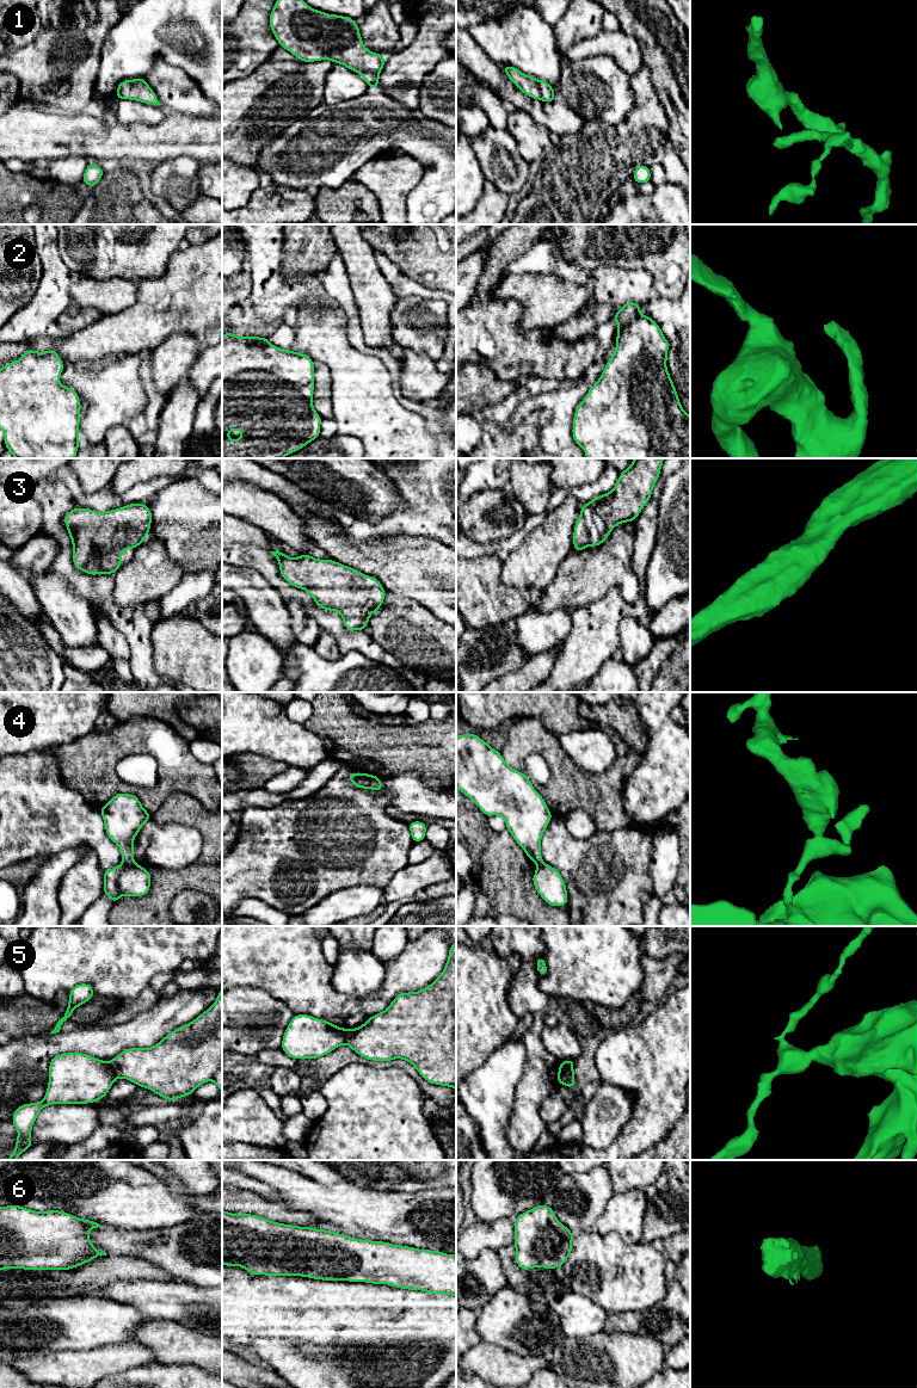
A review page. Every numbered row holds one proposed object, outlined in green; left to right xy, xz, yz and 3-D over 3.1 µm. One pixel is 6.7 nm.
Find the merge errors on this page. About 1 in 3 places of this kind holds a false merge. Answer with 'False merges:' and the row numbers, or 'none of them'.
False merges: 4, 5

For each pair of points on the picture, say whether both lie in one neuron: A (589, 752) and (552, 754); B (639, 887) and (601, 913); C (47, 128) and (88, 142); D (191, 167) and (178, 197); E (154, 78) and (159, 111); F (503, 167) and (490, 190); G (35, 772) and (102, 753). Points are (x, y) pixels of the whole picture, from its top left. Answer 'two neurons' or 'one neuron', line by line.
A: two neurons
B: one neuron
C: one neuron
D: one neuron
E: two neurons
F: two neurons
G: two neurons

